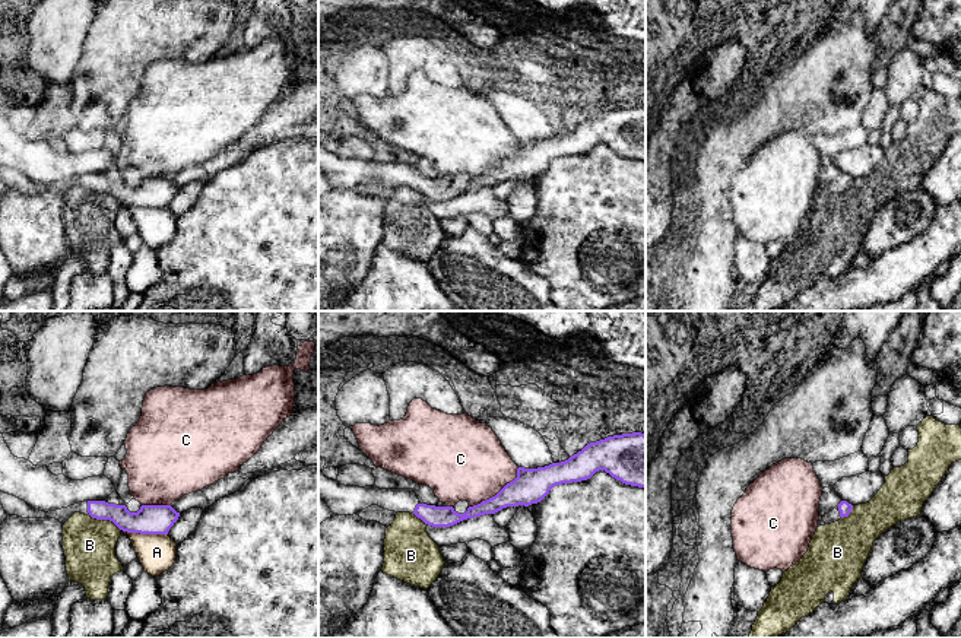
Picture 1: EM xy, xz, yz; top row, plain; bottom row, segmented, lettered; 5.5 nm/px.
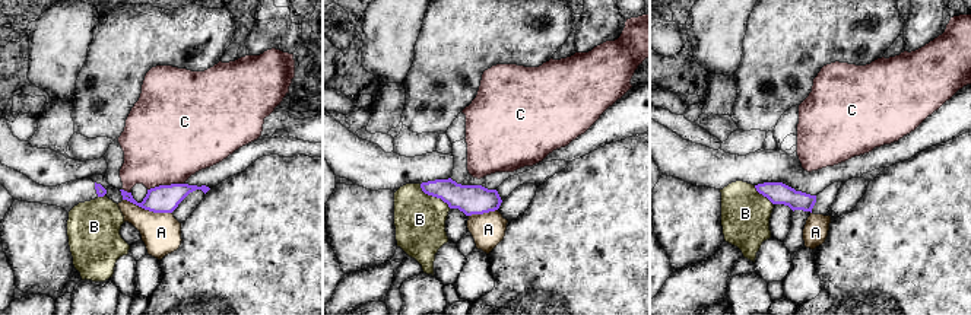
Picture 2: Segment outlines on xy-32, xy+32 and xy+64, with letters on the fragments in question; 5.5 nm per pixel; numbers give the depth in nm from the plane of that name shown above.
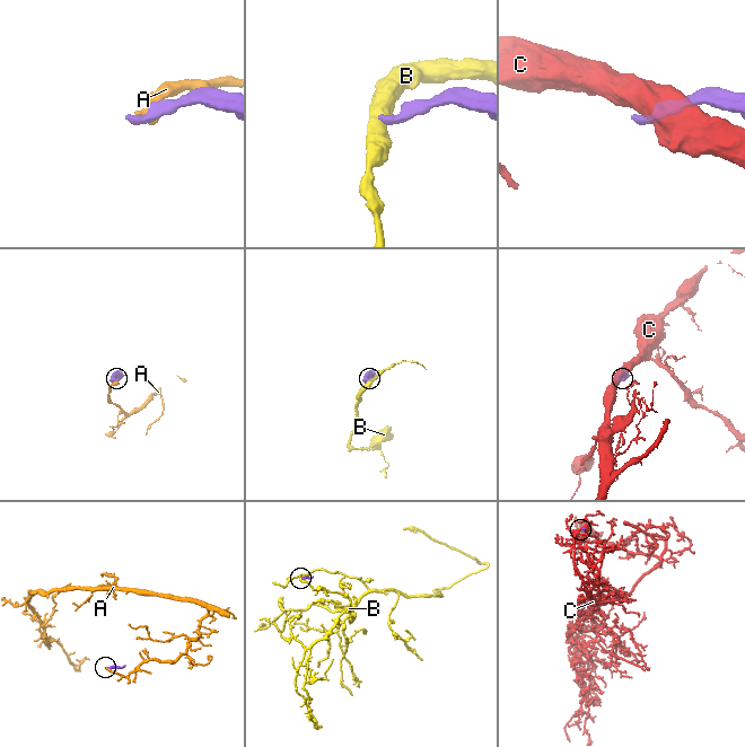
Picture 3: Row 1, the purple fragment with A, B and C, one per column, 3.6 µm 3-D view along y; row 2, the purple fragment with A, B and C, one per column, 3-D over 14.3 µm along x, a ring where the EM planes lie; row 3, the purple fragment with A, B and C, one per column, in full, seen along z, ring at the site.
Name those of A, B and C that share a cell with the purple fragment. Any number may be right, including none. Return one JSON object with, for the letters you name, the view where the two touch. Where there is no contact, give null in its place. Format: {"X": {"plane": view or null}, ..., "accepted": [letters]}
{"accepted": []}

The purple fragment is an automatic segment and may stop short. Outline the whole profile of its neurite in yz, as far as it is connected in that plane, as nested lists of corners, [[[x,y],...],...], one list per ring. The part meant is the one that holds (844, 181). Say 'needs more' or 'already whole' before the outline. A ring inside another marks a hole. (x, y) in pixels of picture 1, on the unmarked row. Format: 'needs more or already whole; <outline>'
needs more; [[[841,174],[832,184],[822,190],[822,194],[825,197],[835,196],[840,191],[847,190],[851,185],[851,182],[853,182],[851,177],[849,177],[847,174]]]

